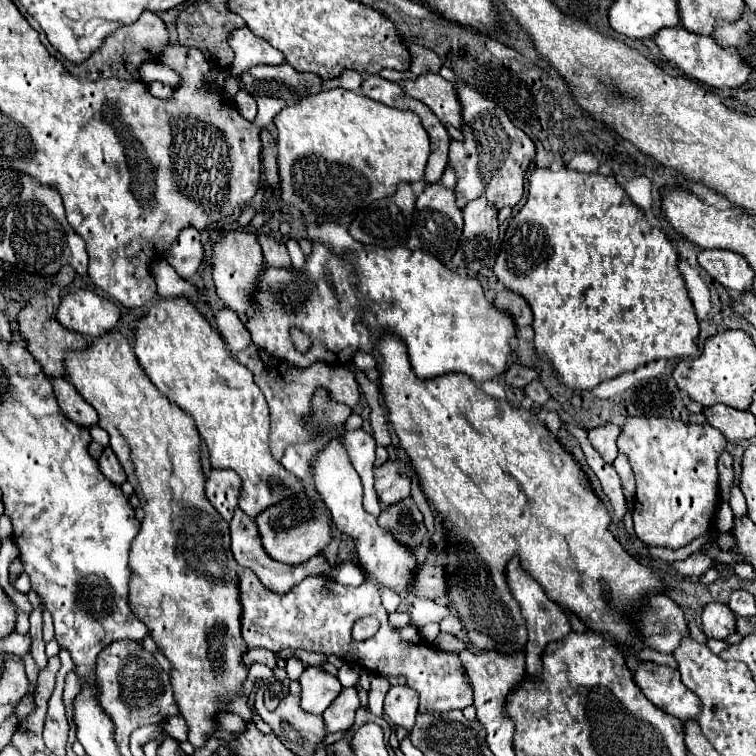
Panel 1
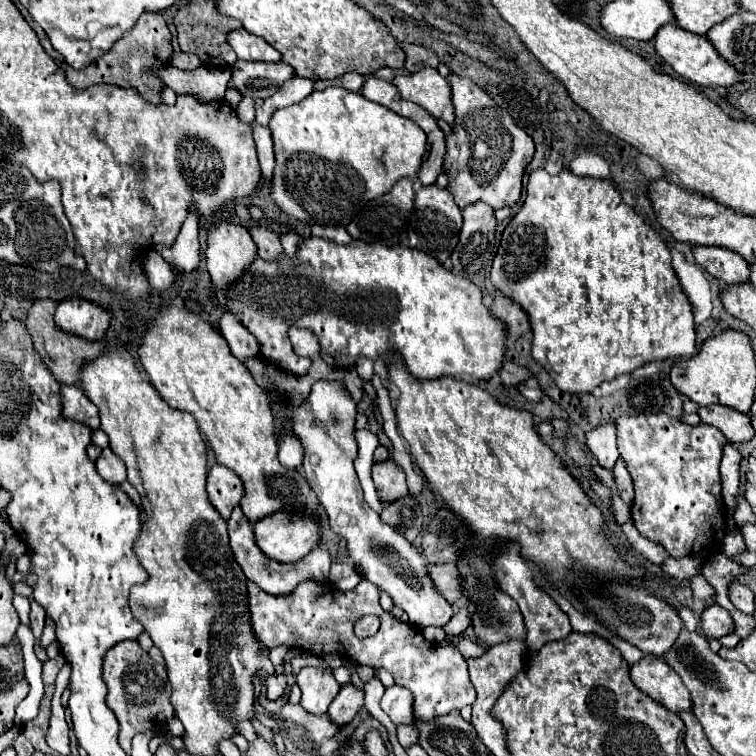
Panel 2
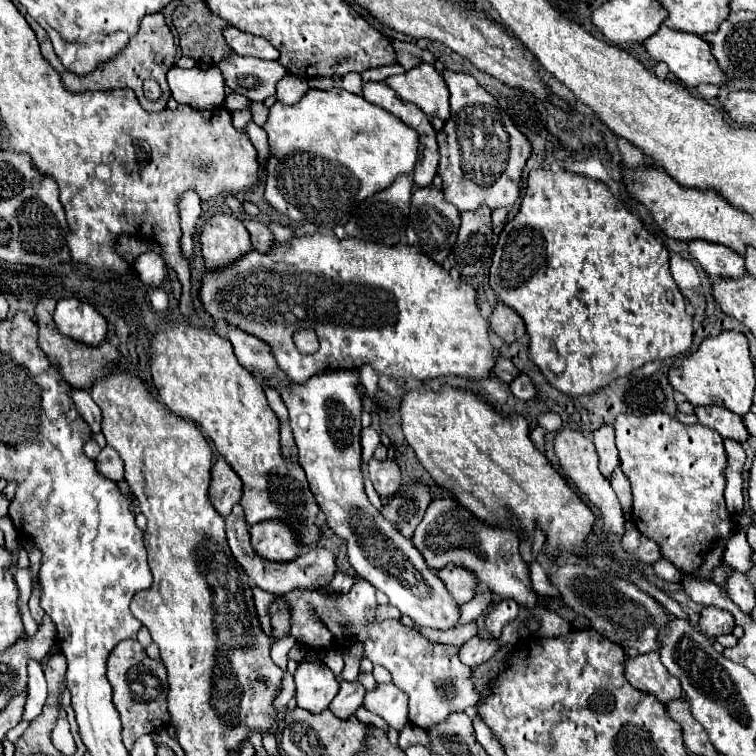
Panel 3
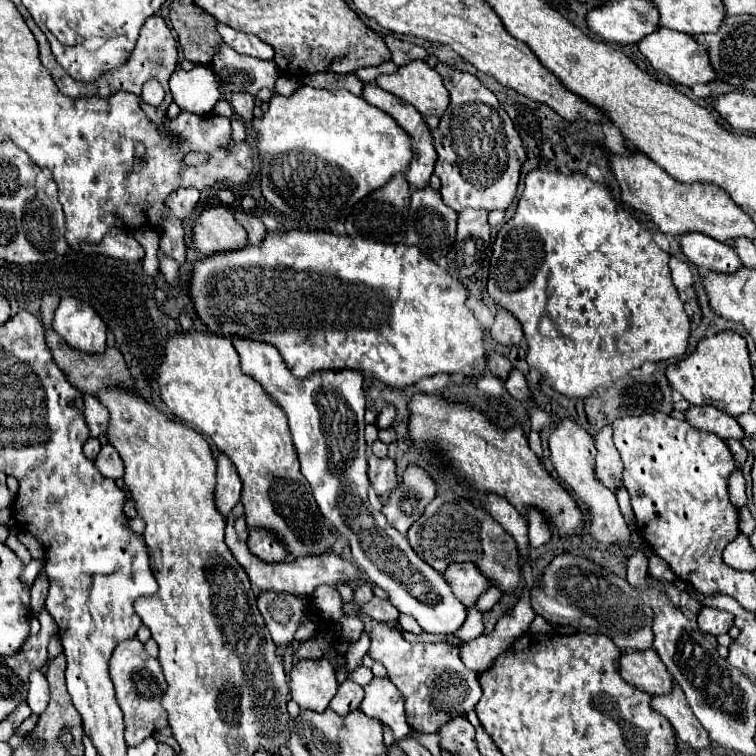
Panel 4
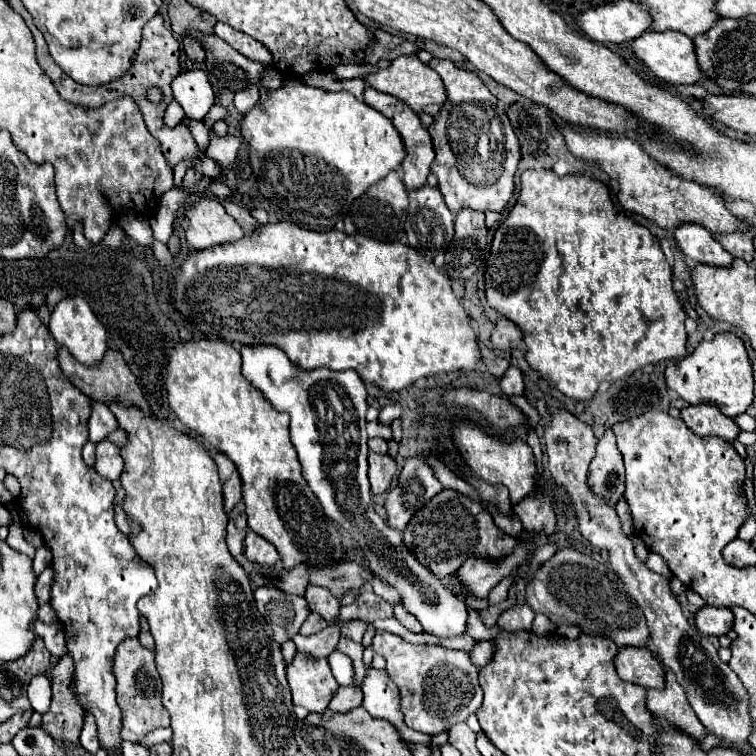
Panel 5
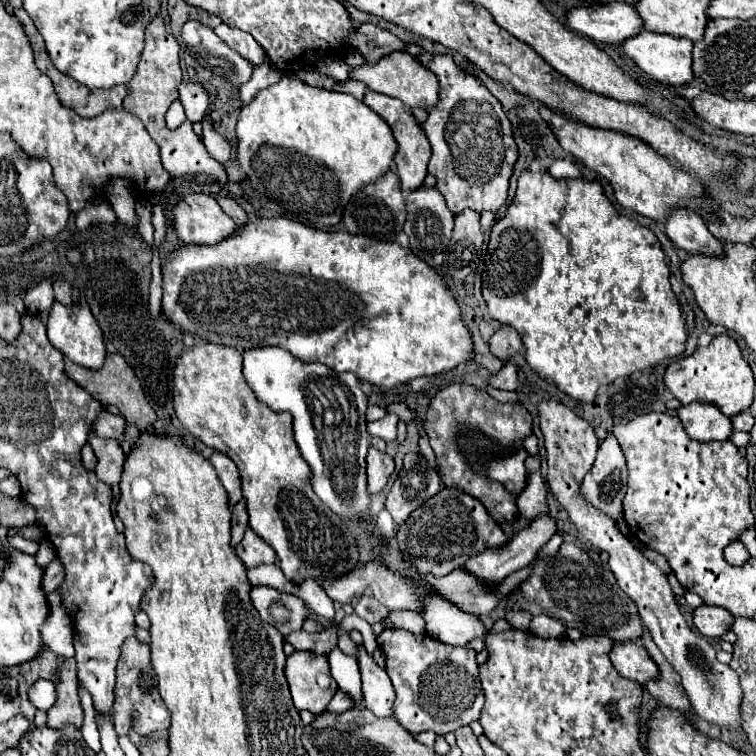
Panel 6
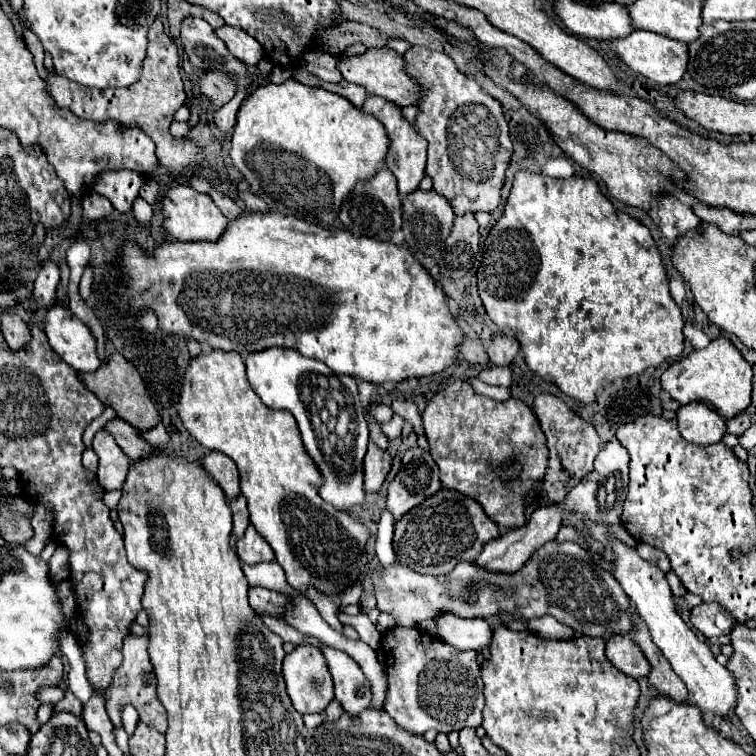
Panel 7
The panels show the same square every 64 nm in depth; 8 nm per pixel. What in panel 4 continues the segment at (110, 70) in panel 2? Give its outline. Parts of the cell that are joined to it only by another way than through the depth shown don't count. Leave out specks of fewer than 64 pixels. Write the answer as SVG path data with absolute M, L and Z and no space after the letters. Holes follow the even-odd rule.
M26 14L24 20L26 20L28 28L32 30L32 34L34 34L36 40L38 40L38 46L40 46L40 60L42 60L44 66L50 70L50 74L52 74L52 78L54 78L54 82L58 84L58 88L60 88L62 94L66 94L66 96L70 96L70 98L78 98L78 96L102 96L102 98L106 98L106 96L110 96L110 94L114 94L114 92L126 90L126 92L132 92L132 94L140 96L142 84L144 84L146 80L150 80L150 78L154 78L154 80L158 80L158 82L162 84L162 88L166 90L166 98L164 98L164 102L162 102L160 106L150 106L150 104L146 104L146 102L142 102L140 106L142 106L142 110L146 112L146 116L148 116L152 122L162 124L162 118L166 116L166 108L168 108L168 104L172 102L172 94L170 94L170 88L168 88L168 78L170 78L170 74L176 70L178 44L176 44L176 40L174 40L170 28L166 26L166 22L164 22L164 18L162 18L160 14L154 14L154 16L150 16L150 18L144 22L144 26L142 26L142 30L140 30L140 38L138 38L138 42L136 42L136 46L134 46L130 58L126 60L126 64L122 64L122 68L116 68L114 72L104 72L98 80L94 80L94 82L90 82L90 84L82 84L82 82L74 80L72 76L66 76L64 68L56 64L54 54L50 52L50 44L48 44L48 40L46 40L44 32L36 26L36 22L32 20L30 14Z

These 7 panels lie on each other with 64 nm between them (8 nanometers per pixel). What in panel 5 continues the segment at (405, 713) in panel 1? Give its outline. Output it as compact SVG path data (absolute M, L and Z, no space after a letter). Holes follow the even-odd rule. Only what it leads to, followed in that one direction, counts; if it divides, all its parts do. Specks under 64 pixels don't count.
M368 666L368 674L366 674L366 680L362 684L362 692L364 692L362 706L366 708L366 712L370 712L370 716L382 718L382 720L394 724L394 728L398 730L398 734L404 740L408 740L408 742L430 744L430 736L428 734L414 732L412 728L408 728L404 724L402 710L400 710L398 688L388 678L386 672L378 672L372 666Z

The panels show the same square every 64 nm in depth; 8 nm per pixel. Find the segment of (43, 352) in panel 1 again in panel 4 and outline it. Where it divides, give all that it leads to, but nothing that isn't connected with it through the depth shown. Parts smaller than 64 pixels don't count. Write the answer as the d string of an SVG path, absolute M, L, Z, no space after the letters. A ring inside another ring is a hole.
M44 296L42 306L40 306L40 318L42 318L42 324L44 324L44 336L46 336L46 344L52 352L52 358L58 364L58 368L64 372L64 376L70 380L70 384L76 386L80 392L86 392L86 394L94 394L100 388L120 386L120 384L132 388L134 384L132 384L130 372L128 372L126 362L124 362L118 348L106 348L102 354L86 354L86 352L78 352L78 350L70 348L66 344L66 340L58 338L58 334L52 328L52 318L54 318L54 310L58 306L58 300L60 300L58 296Z

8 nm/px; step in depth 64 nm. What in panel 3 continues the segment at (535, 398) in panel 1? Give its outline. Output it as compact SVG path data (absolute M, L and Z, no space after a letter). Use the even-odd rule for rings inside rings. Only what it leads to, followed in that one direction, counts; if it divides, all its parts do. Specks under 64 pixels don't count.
M526 374L518 376L518 378L510 384L510 390L512 390L512 394L514 394L516 398L520 398L520 400L532 400L532 398L536 396L536 388L534 388L532 380L530 380Z

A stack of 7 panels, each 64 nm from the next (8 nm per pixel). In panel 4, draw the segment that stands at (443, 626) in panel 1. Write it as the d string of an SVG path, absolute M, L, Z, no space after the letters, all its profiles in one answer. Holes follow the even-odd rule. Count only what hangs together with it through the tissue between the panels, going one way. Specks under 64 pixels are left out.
M488 588L488 590L476 600L474 608L480 610L480 612L488 612L488 610L500 600L500 596L502 596L502 592L500 592L498 588Z

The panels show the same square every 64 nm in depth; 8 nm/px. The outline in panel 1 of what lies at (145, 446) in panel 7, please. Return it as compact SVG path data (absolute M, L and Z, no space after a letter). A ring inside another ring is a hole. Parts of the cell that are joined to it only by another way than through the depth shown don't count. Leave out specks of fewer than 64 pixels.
M52 378L52 388L54 388L54 396L58 400L60 410L72 422L78 422L80 426L86 426L86 428L98 422L96 410L74 390L72 384L68 384L68 380L64 380L64 378Z

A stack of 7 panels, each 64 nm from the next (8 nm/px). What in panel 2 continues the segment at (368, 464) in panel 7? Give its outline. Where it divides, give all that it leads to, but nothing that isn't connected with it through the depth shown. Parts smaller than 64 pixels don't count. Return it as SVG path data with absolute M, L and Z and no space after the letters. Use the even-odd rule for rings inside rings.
M390 458L386 462L378 462L372 466L372 478L378 492L378 498L384 504L390 504L408 494L406 474L404 470Z

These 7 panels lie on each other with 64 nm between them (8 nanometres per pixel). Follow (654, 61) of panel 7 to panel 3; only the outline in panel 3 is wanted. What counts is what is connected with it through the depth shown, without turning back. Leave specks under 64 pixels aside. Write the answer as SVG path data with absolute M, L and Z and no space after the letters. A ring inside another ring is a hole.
M666 24L660 26L660 30L650 36L648 40L644 40L644 46L646 50L650 52L650 56L656 60L656 62L666 62L670 72L680 80L684 82L688 88L694 88L698 84L726 84L726 74L718 68L718 62L714 60L712 52L710 52L710 44L706 44L700 36L696 34L690 34L690 32L680 32L680 30L672 30L668 28Z

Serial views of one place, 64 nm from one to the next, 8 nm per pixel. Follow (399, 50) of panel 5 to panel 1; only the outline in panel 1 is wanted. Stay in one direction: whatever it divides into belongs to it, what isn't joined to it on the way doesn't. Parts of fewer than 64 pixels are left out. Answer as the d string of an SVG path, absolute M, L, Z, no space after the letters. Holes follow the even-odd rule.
M410 44L408 50L412 54L412 66L410 66L410 70L416 76L422 76L422 74L438 74L440 72L442 60L432 50L428 50L424 46L416 46L416 44Z

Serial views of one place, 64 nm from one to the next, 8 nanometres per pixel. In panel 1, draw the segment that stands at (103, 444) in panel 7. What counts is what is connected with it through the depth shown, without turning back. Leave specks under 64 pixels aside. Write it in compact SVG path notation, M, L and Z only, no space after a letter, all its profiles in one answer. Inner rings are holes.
M110 446L104 448L102 456L98 458L98 464L100 464L102 474L104 474L112 484L120 486L120 484L126 482L126 474L124 474L124 470L122 470L122 466L120 466L120 462L118 462L118 458L116 458L116 454L114 454L114 450L112 450Z

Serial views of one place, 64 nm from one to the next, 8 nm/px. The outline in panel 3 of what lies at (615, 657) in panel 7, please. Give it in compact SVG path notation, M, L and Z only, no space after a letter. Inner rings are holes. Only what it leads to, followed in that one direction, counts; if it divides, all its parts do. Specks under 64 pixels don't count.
M658 652L640 654L636 658L626 660L626 680L646 692L656 696L662 704L670 704L682 696L682 684L678 684L676 676L666 672L666 666L660 662Z

